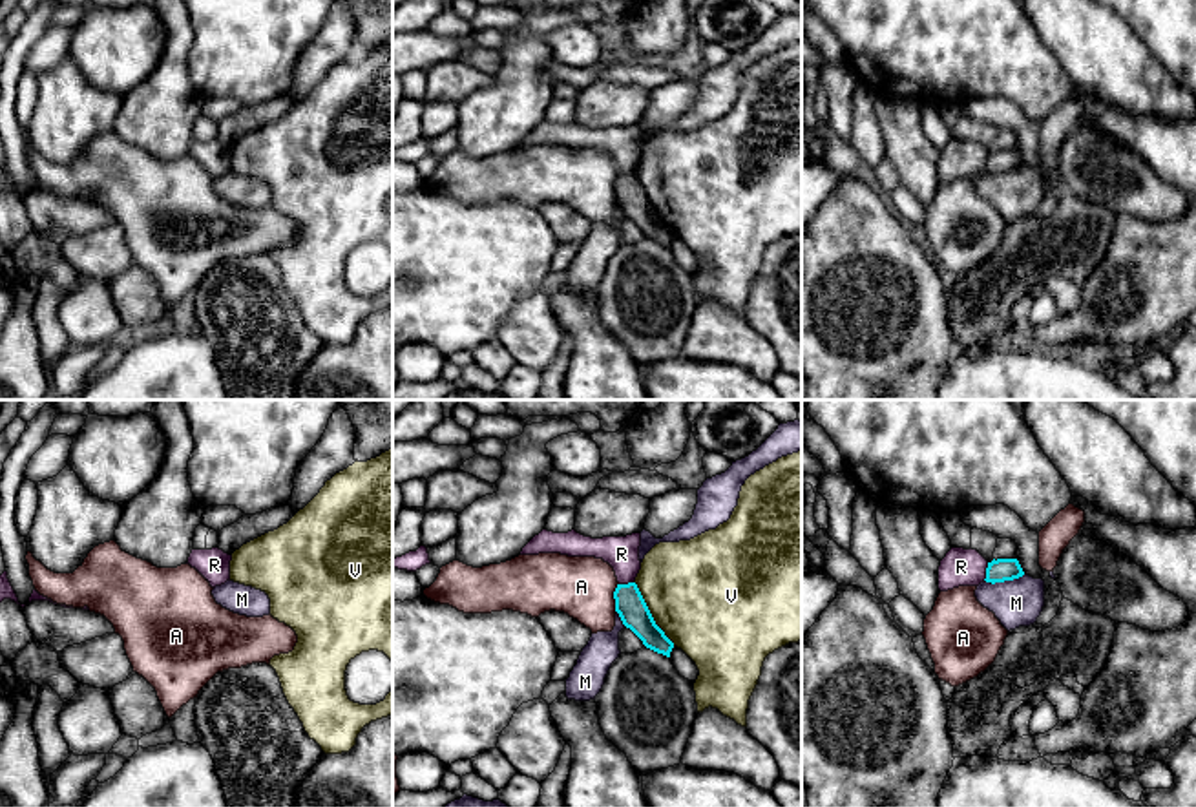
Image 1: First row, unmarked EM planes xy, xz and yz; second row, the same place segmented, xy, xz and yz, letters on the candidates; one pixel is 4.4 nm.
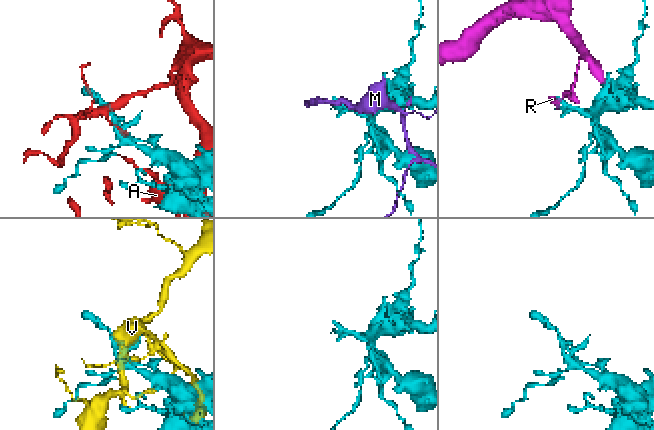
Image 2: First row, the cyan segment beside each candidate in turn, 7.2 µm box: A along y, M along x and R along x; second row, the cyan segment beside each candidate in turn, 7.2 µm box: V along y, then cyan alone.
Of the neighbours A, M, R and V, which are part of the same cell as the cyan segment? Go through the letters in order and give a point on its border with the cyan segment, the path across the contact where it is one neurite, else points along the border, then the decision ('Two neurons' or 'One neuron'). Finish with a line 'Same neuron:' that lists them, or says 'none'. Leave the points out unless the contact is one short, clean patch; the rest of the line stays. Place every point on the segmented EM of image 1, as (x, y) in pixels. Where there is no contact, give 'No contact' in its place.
A: Touches cyan at xz (614, 597). Two neurons
M: Touches cyan at yz (1005, 579). Two neurons
R: Touches cyan at yz (986, 572). Two neurons
V: Touches cyan at xz (650, 614). Two neurons
Same neuron: none

